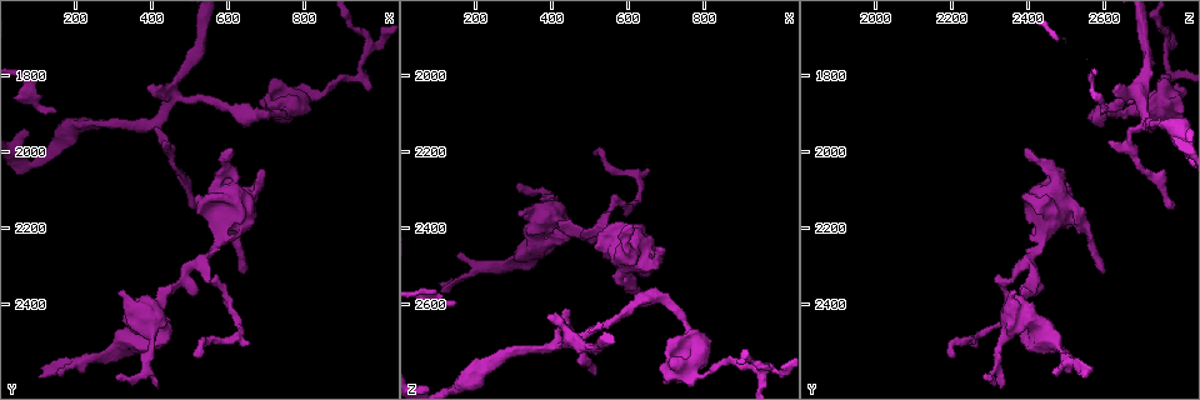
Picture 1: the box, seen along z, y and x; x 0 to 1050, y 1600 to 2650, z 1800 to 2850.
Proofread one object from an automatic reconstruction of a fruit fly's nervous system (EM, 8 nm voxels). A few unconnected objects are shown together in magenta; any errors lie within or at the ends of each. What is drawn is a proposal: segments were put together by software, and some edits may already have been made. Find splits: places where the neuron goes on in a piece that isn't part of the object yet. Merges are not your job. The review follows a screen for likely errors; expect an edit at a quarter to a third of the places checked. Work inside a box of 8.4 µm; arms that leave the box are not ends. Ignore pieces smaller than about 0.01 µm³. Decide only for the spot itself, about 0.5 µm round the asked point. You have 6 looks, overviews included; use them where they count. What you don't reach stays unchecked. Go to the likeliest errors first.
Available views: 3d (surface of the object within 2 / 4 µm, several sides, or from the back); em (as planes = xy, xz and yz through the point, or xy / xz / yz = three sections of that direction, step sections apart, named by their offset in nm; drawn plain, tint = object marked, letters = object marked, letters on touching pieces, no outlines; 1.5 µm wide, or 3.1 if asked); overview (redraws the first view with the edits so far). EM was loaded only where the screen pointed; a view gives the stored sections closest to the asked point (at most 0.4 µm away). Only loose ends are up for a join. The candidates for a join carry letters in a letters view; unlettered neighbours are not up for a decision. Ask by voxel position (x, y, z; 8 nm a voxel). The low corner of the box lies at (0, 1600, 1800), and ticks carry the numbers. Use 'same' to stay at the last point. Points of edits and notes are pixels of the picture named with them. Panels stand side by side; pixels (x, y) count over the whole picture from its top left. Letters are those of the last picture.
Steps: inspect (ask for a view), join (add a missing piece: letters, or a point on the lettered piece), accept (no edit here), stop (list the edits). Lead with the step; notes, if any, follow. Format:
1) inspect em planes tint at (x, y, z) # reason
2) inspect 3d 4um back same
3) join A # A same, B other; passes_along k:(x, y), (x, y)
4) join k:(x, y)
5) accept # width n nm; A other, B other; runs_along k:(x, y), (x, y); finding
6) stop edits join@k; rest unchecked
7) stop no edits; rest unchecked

inspect 3d 4um at (635, 2315, 2600) # an open end

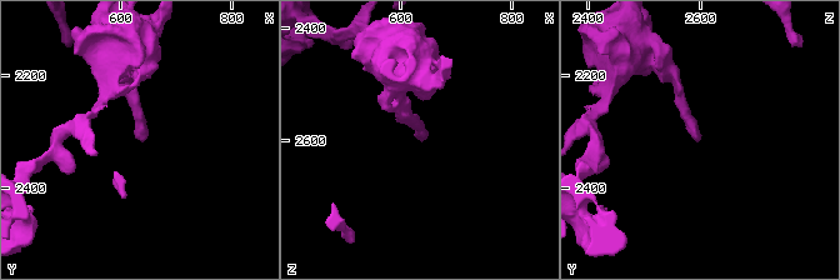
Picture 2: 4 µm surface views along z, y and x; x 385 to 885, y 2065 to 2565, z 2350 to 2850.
inspect em planes tint at (630, 2320, 2600)

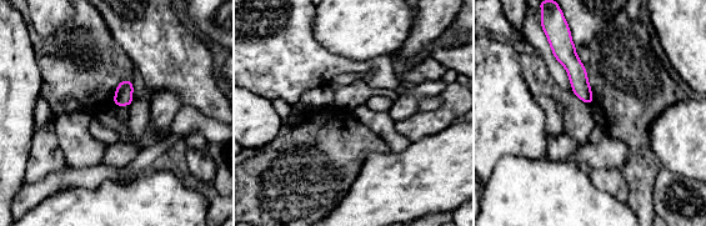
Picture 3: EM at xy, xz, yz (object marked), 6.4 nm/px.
inspect em planes letters same

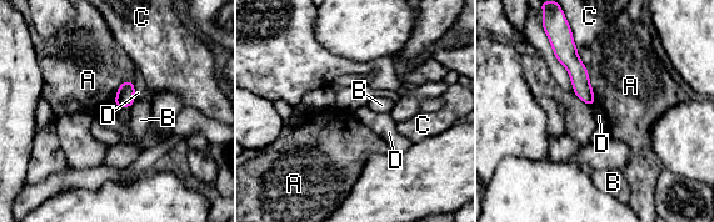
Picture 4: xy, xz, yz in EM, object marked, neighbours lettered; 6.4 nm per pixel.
accept # A other, B other, C other, D other; runs_along 4:(557, 48), (574, 65), (592, 101); none of them fits

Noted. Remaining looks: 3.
inspect 3d 2um at (610, 2000, 2395) # branch stops here

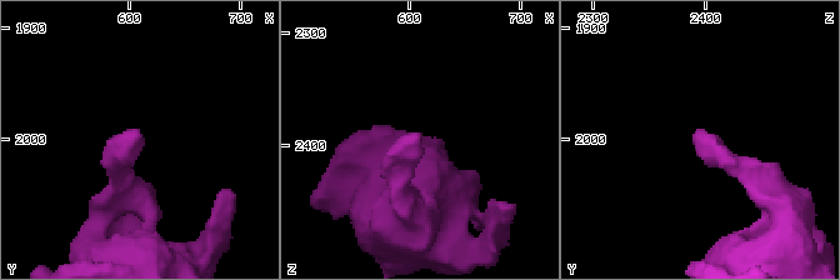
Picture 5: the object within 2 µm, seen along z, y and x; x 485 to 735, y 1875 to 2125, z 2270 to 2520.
inspect em planes plain at (608, 1994, 2392) # need the tissue

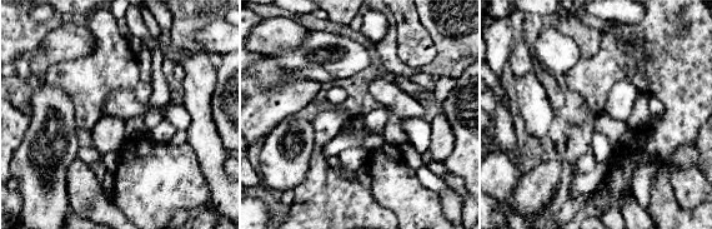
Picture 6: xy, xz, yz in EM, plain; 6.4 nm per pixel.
inspect em planes letters same

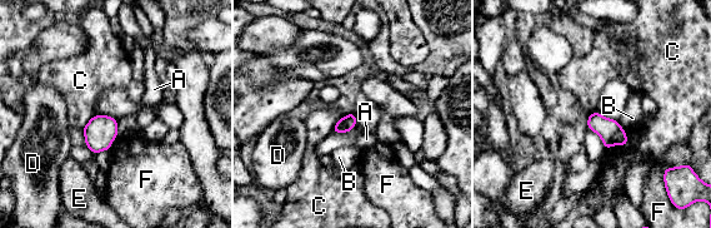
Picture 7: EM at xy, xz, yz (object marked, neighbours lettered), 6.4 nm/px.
accept # A other, B other, C other, D other, E other, F other; no lettered piece goes on from it

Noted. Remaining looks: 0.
stop no edits; rest unchecked

